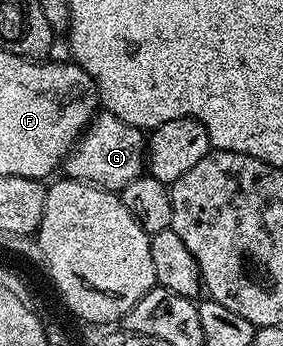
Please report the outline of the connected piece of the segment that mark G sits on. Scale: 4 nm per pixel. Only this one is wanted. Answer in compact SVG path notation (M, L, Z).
M96 113L90 126L83 131L75 147L64 158L62 169L66 177L75 178L78 182L90 182L92 186L101 186L104 190L118 191L144 173L144 131L125 124L112 114Z

